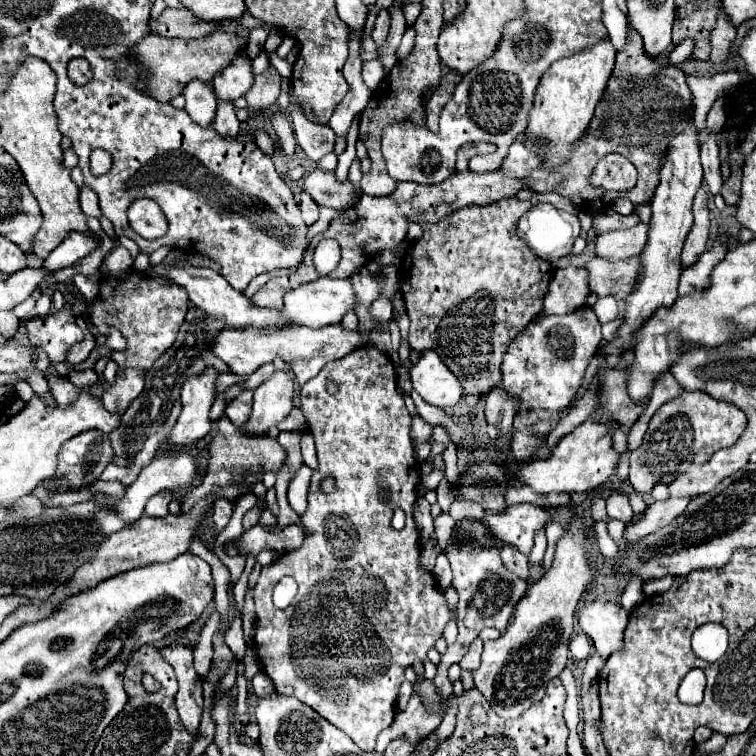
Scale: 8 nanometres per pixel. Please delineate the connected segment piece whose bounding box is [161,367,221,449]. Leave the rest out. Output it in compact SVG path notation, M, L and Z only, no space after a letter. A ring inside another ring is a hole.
M207 367L199 375L191 375L183 387L181 387L181 403L183 411L177 419L177 425L173 427L171 435L167 437L167 445L163 447L183 447L191 445L199 439L203 439L211 431L211 419L209 411L215 401L215 391L217 391L217 379L219 371L215 367Z

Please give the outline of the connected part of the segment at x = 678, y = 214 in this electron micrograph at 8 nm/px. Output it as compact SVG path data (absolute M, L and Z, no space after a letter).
M693 115L683 133L675 135L667 147L661 171L659 171L659 185L655 189L655 197L651 199L653 217L649 223L649 239L643 249L643 275L639 275L639 287L627 297L627 311L625 321L617 331L617 339L607 343L603 353L607 355L607 367L615 367L621 355L621 347L631 347L631 331L655 311L655 307L671 305L677 299L677 283L681 275L681 247L691 229L693 215L691 205L697 187L703 181L703 169L699 163L699 133L693 123Z

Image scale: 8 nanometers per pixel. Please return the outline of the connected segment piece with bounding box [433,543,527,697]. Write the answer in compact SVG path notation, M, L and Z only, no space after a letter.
M475 543L467 545L447 545L445 549L447 559L453 569L453 587L459 595L457 603L457 625L459 625L459 637L453 645L447 647L447 653L441 655L441 661L437 665L437 675L433 683L439 687L441 697L447 695L447 691L453 691L451 681L447 679L447 669L451 663L459 663L463 655L467 653L471 641L481 633L485 627L497 627L499 631L505 631L517 601L525 595L527 583L511 571L507 571L499 559L499 547L475 547Z

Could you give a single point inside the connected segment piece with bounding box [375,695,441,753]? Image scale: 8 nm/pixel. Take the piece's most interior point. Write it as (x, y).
(415, 723)

